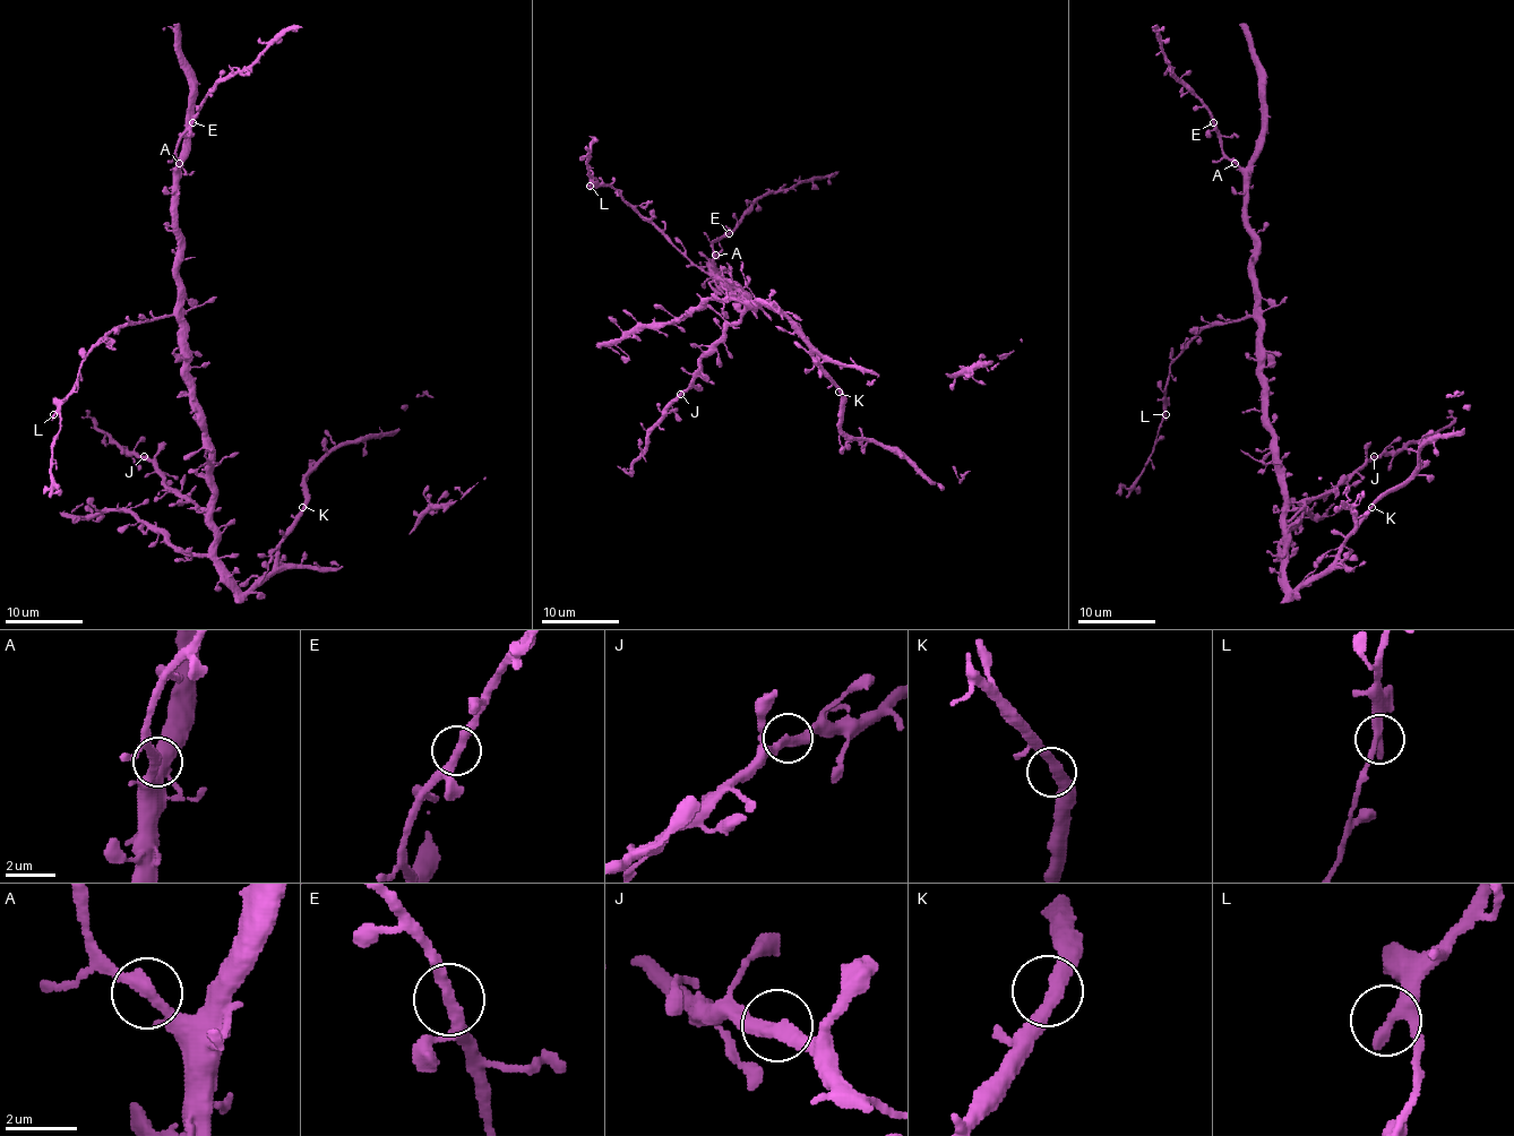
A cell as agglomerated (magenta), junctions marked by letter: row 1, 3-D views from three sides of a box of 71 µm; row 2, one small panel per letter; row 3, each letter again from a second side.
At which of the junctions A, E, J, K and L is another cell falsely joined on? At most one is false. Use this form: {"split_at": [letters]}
{"split_at": []}

